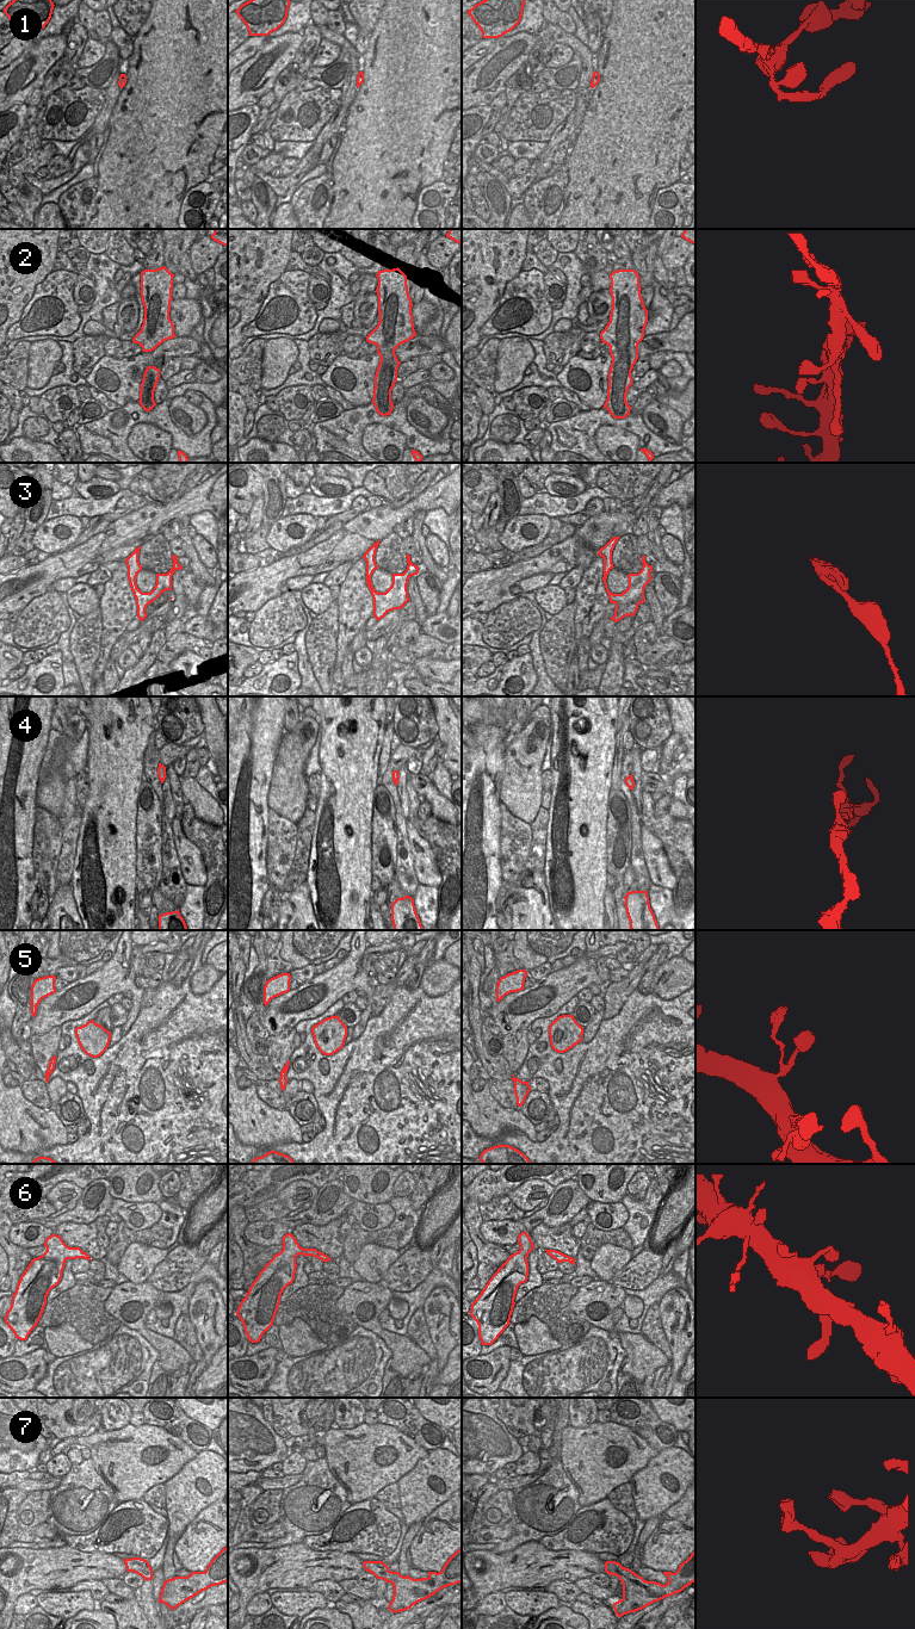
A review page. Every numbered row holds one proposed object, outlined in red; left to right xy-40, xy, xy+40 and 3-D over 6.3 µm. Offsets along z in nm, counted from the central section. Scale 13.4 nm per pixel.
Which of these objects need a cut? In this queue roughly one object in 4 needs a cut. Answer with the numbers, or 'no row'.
3.

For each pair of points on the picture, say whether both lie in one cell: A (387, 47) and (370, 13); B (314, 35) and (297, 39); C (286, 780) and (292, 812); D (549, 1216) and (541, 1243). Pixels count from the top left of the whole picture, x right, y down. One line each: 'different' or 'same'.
A: different
B: different
C: same
D: different

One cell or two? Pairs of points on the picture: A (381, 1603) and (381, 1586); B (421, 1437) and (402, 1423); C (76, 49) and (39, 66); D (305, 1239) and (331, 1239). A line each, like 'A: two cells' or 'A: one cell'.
A: one cell
B: one cell
C: two cells
D: one cell

